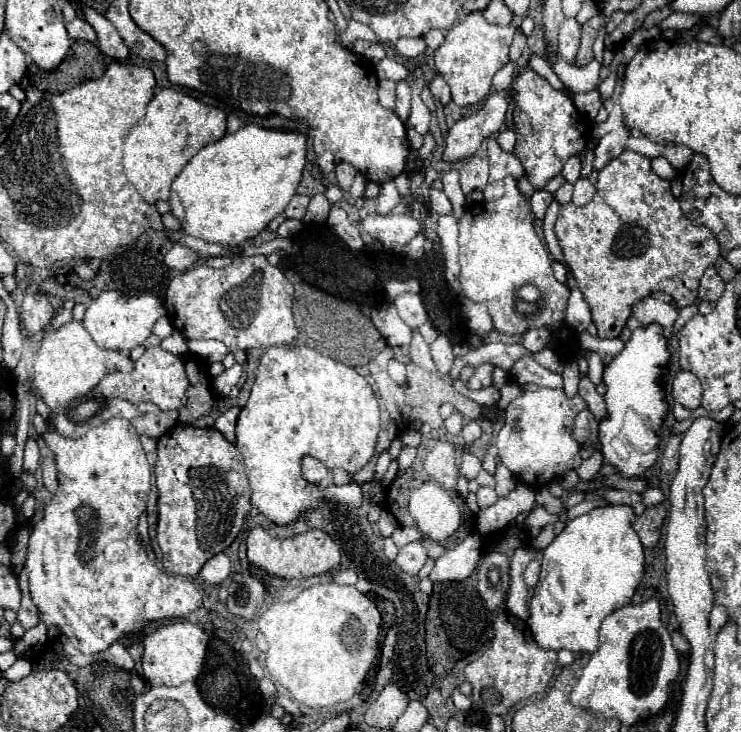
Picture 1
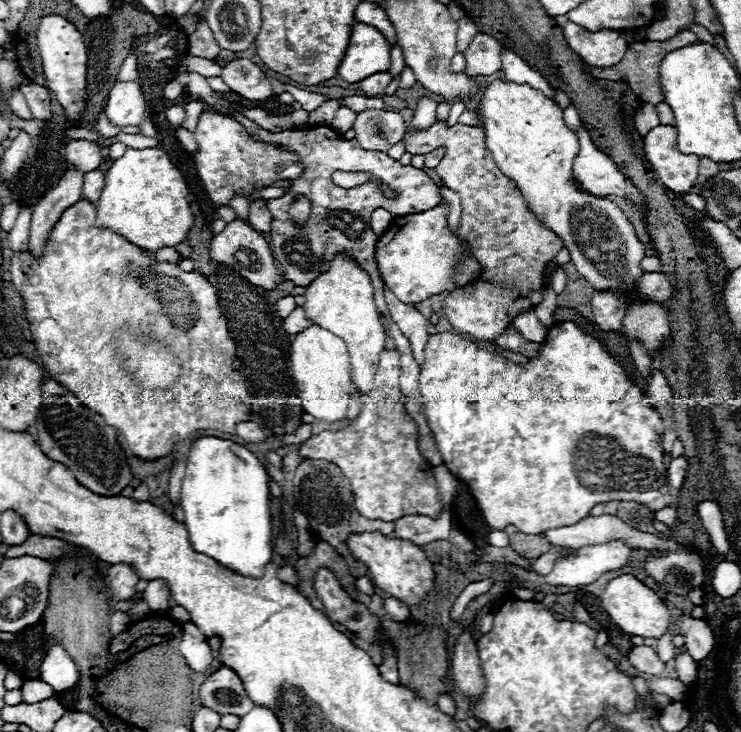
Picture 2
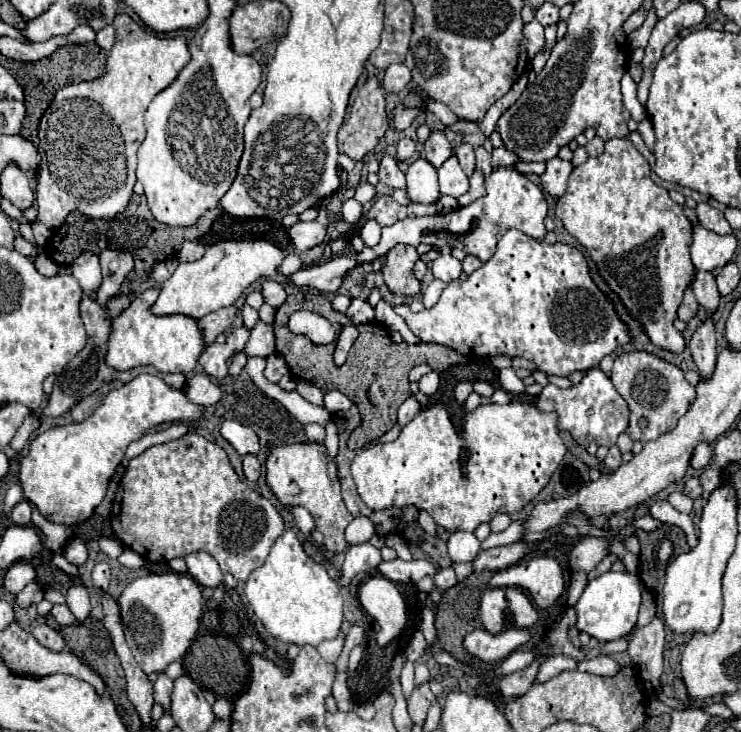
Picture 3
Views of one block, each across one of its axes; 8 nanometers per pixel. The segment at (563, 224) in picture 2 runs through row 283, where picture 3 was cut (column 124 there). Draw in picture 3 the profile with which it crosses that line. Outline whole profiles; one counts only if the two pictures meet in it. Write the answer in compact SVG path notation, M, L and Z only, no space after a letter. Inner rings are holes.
M162 572L146 574L132 580L118 598L120 620L126 642L146 674L164 672L164 668L180 660L198 632L202 614L202 592L190 574Z

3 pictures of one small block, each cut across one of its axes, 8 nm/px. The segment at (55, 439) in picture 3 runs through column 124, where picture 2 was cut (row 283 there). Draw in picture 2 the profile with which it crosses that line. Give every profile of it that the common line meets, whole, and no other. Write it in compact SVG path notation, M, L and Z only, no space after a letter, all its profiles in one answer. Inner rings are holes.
M440 204L426 212L396 216L390 228L376 242L378 274L388 290L404 304L418 304L428 296L456 288L450 276L460 244L446 228L446 212L448 208Z

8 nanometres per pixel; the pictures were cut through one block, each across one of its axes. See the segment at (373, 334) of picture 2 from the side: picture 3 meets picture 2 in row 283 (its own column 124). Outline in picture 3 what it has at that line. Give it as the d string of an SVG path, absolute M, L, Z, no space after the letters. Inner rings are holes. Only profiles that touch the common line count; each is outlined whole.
M150 288L136 296L128 310L124 310L112 322L112 336L108 340L108 356L106 364L116 370L130 370L134 366L154 366L158 372L190 372L194 370L202 350L206 348L204 334L198 326L198 320L172 314L172 316L156 316L152 312L152 304L156 304L160 290Z

